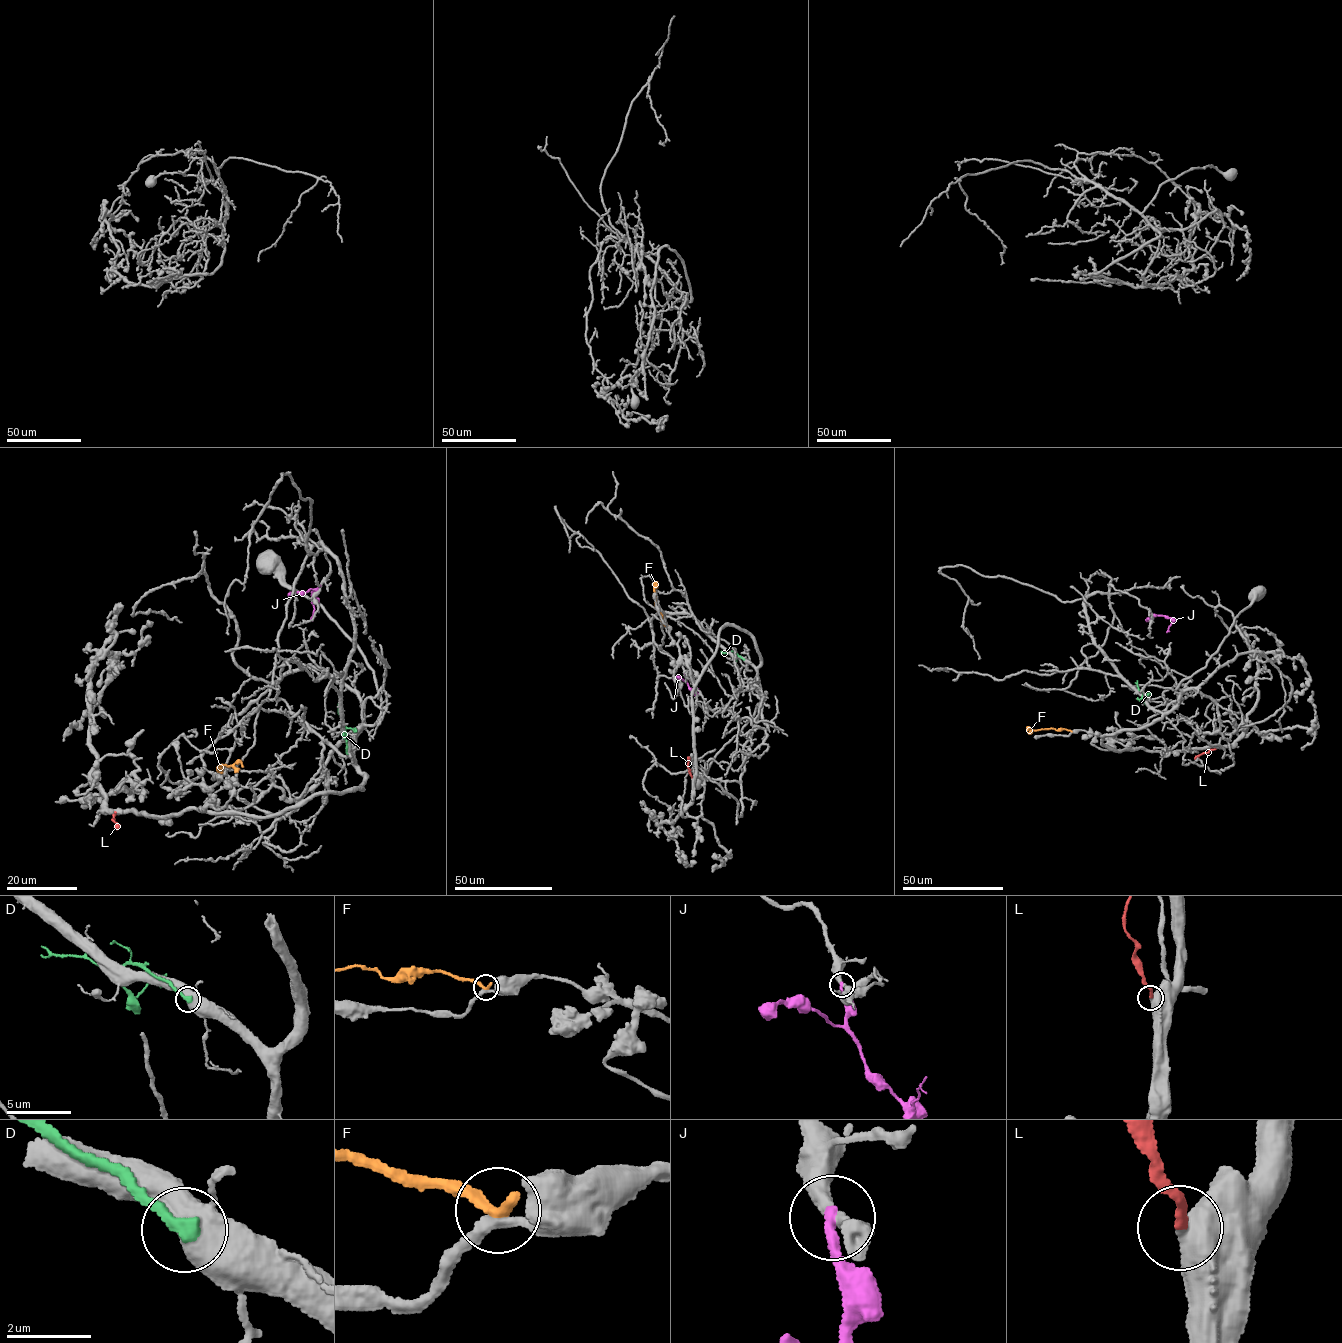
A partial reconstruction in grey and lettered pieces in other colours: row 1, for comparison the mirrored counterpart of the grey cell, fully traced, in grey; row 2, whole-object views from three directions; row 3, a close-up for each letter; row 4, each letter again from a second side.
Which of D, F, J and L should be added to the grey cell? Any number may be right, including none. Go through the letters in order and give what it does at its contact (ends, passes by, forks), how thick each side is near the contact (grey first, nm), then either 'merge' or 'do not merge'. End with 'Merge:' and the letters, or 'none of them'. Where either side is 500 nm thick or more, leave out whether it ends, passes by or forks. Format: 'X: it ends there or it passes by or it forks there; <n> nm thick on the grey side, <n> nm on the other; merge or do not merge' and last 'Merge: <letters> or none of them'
D: it ends there; 440 nm thick on the grey side, 280 nm on the other; do not merge
F: it ends there; 280 nm thick on the grey side, 320 nm on the other; do not merge
J: it ends there; 280 nm thick on the grey side, 280 nm on the other; do not merge
L: 550 nm thick on the grey side, 240 nm on the other; merge
Merge: L

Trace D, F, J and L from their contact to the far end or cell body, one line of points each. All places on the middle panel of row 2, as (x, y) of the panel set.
D: (743, 660), (735, 654), (721, 653)
F: (667, 626), (655, 605), (654, 587), (657, 581)
J: (685, 674), (689, 688), (696, 693), (697, 688)
L: (692, 777), (687, 757)

